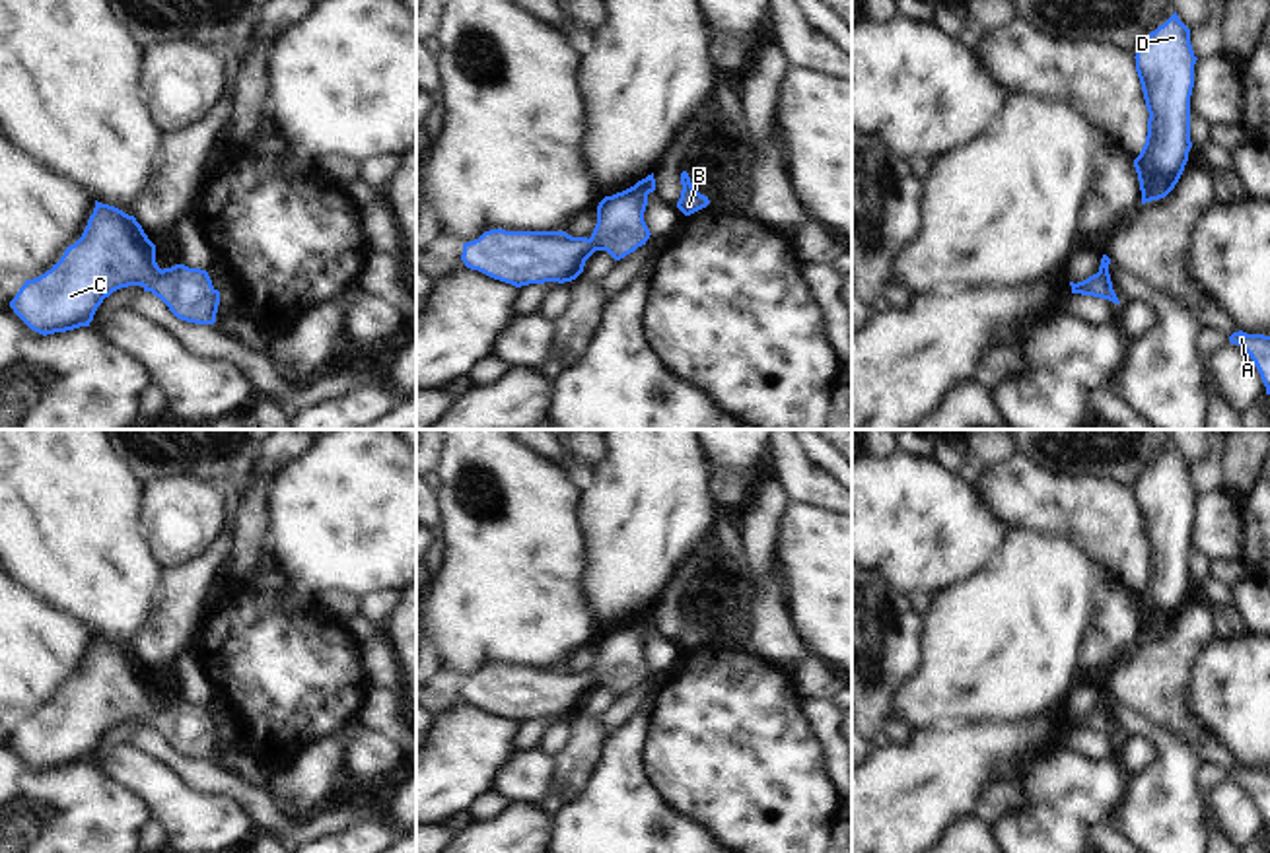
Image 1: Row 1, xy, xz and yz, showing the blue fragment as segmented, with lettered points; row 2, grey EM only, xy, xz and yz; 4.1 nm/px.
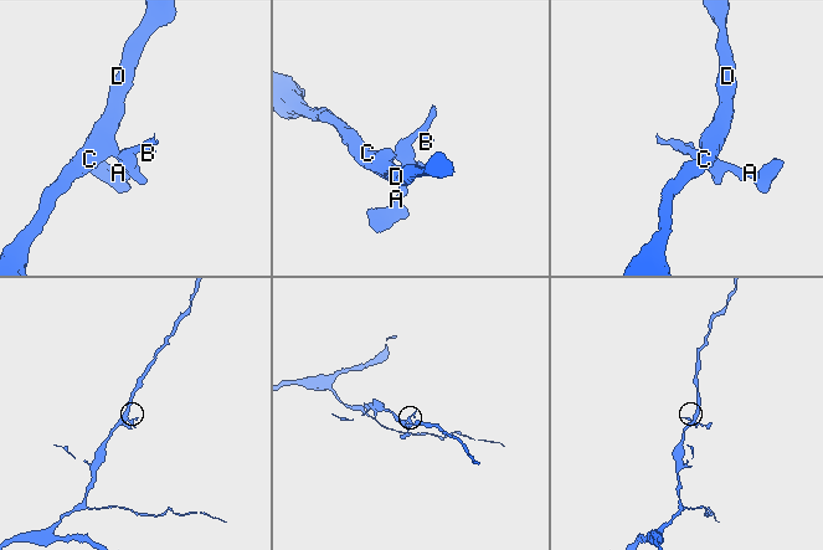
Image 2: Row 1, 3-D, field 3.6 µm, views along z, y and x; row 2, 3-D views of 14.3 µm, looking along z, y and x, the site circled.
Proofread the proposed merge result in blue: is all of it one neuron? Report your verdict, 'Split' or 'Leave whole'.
Leave whole

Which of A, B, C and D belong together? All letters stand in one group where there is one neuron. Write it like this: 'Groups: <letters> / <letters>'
Groups: A B C D

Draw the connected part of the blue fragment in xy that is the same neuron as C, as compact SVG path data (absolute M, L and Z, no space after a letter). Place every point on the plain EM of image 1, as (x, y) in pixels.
M97 635L82 672L51 705L25 715L10 742L47 771L89 762L103 734L128 721L152 727L181 756L216 758L220 727L208 707L185 699L161 705L136 653Z

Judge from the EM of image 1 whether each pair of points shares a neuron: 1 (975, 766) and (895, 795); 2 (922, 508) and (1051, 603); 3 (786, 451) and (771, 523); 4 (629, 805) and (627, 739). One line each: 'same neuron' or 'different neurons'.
1: same neuron
2: different neurons
3: different neurons
4: same neuron

